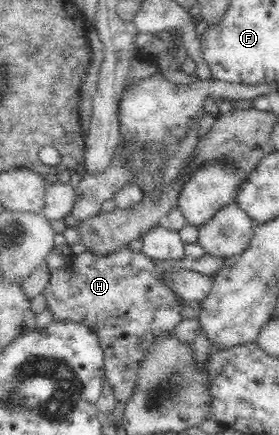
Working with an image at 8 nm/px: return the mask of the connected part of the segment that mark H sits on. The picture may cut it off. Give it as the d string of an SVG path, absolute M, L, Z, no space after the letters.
M127 246L103 257L97 257L91 252L79 255L72 254L63 265L49 270L48 281L42 294L45 297L46 309L51 312L53 322L83 324L85 328L97 336L104 357L104 379L113 388L117 401L126 404L133 397L133 393L137 391L139 369L141 369L143 359L151 351L153 341L157 337L169 335L182 320L185 303L182 302L177 292L165 282L163 275L185 270L214 276L221 269L223 263L225 263L225 258L212 256L207 252L197 259L185 255L176 260L158 260L150 258L141 251L131 251Z

